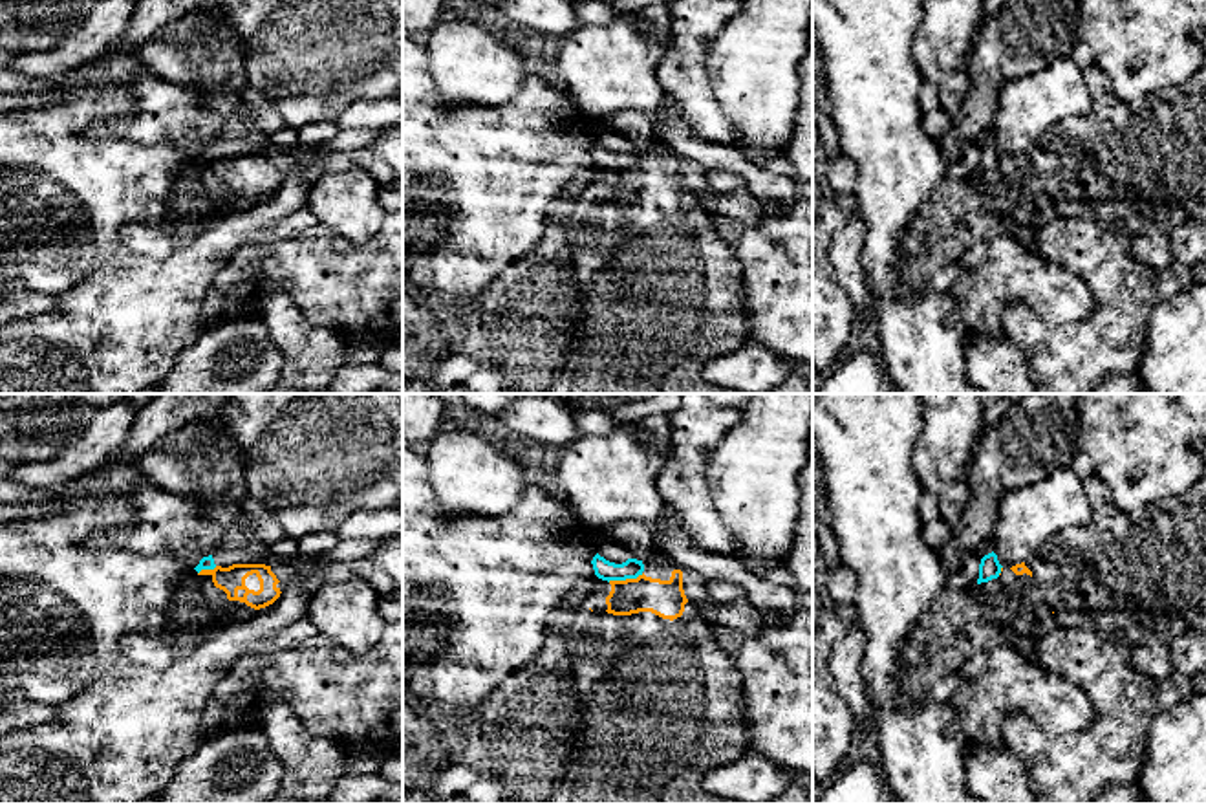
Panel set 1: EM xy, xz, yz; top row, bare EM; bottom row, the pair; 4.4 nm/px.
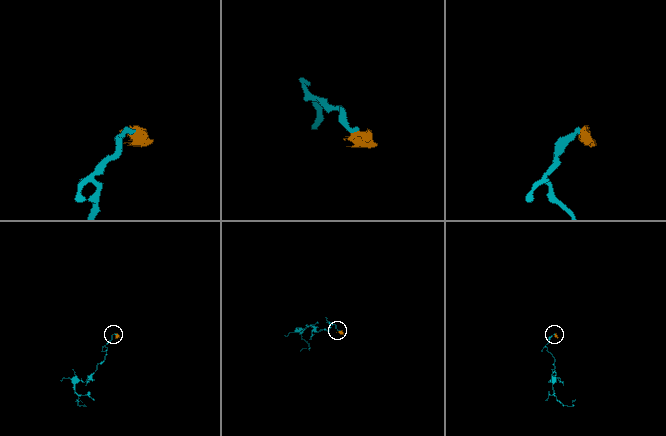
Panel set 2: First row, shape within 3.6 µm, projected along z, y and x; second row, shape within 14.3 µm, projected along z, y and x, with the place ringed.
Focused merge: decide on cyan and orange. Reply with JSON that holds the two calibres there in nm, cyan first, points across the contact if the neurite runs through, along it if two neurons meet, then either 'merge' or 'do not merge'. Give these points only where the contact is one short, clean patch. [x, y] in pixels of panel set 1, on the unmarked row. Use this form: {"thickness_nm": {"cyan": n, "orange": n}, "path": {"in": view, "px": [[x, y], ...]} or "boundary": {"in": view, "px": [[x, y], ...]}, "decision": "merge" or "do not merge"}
{"thickness_nm": {"cyan": 90, "orange": 160}, "boundary": {"in": "xz", "px": [[643, 163], [632, 169], [608, 171]]}, "decision": "do not merge"}

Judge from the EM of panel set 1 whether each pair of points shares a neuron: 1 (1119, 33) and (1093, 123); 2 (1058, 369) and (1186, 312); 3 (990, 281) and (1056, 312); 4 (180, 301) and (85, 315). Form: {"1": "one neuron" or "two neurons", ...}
{"1": "two neurons", "2": "two neurons", "3": "one neuron", "4": "one neuron"}

